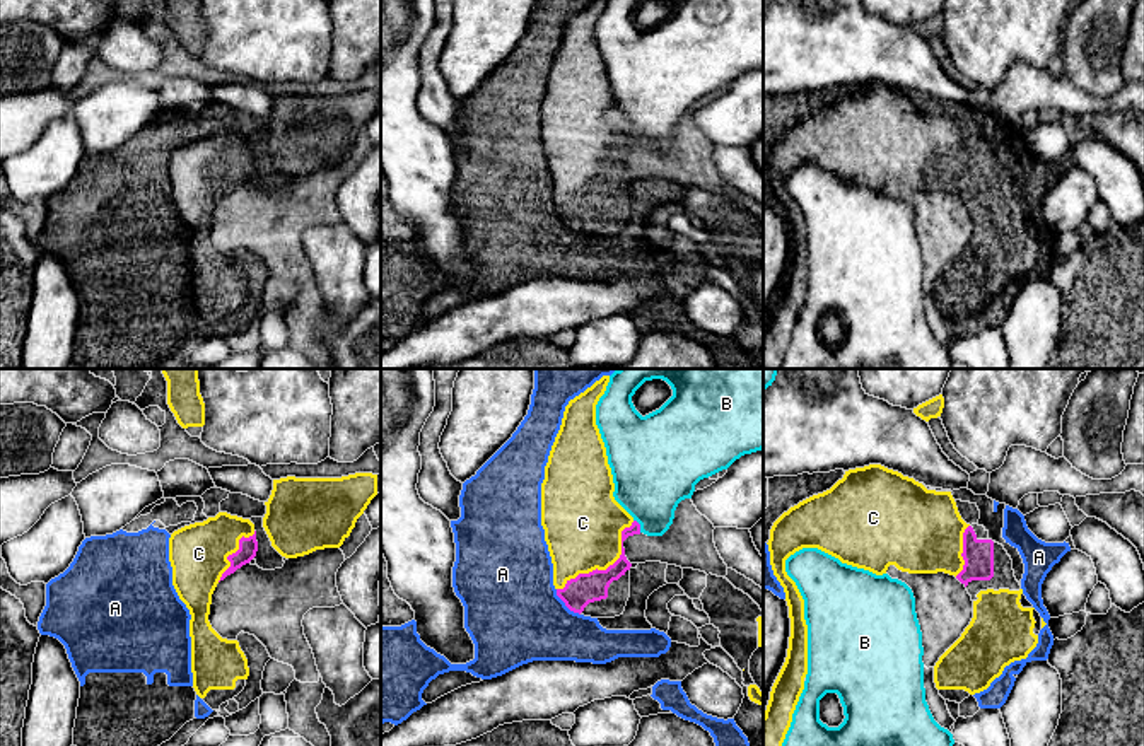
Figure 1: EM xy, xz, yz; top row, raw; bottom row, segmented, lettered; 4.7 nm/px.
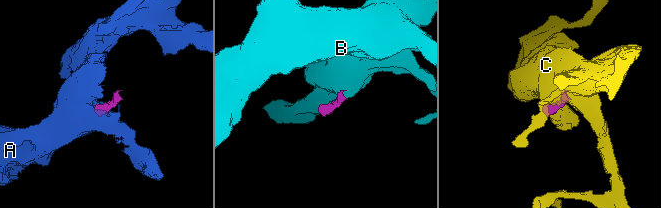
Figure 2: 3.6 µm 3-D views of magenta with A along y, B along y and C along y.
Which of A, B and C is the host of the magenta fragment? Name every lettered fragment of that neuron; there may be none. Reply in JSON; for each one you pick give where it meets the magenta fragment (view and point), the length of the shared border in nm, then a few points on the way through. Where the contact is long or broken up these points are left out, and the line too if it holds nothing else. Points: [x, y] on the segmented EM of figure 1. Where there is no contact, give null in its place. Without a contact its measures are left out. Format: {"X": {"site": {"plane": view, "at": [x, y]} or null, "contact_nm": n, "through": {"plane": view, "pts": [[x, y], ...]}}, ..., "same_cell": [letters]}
{"C": {"site": {"plane": "xz", "at": [608, 567]}, "contact_nm": 480}, "same_cell": ["C"]}

